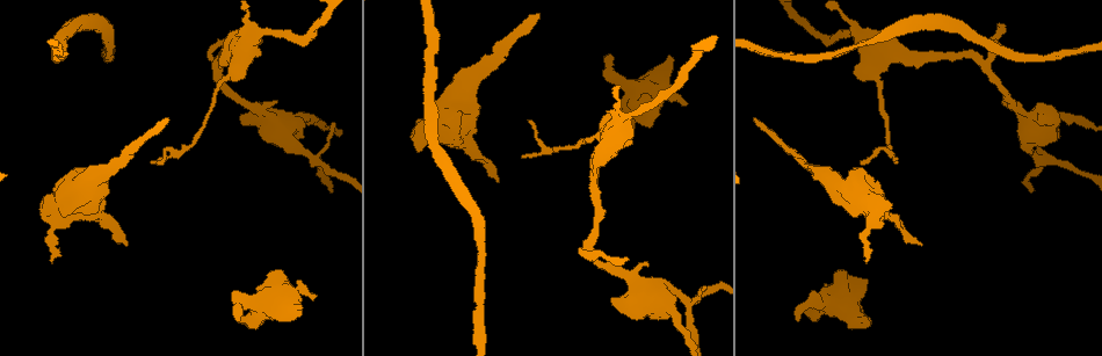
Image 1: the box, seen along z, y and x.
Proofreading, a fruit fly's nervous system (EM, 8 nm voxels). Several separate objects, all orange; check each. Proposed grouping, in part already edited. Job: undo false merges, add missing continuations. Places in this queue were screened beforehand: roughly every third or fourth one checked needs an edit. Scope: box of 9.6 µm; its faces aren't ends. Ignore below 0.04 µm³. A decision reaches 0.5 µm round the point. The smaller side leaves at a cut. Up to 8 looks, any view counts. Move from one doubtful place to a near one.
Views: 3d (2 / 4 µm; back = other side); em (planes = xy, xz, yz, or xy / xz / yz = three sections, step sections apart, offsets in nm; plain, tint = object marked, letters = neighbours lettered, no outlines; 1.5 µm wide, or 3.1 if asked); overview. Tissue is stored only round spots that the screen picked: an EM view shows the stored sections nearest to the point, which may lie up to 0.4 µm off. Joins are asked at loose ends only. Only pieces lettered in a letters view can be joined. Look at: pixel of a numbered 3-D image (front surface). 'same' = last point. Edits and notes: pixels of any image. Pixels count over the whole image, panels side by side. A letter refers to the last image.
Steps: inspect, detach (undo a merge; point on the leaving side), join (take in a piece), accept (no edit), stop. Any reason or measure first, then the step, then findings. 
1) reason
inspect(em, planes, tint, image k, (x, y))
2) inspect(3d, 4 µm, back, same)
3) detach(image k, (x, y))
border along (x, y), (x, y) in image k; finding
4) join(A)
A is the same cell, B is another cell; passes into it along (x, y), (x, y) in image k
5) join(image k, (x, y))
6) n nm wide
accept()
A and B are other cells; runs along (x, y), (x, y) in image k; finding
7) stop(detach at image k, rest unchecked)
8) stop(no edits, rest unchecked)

branch stops here
inspect(3d, 2 µm, image 1, (867, 263))

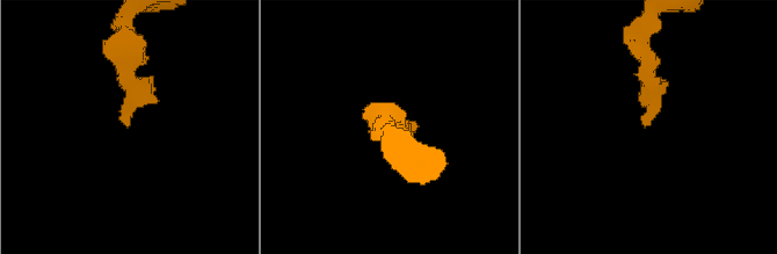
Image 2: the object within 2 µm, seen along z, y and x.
inspect(em, xz, step 8, tint, image 2, (130, 123))

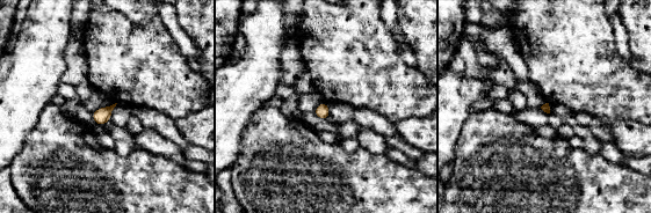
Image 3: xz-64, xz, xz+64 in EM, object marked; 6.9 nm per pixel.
another direction
inspect(em, planes, letters, same)

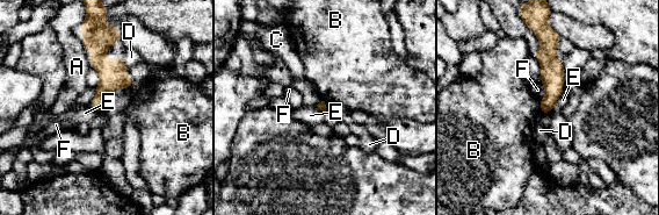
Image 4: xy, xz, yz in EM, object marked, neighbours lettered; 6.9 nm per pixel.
accept()
A, B, C, D, E and F are other cells; border along (88, 104), (101, 114) in image 4; no lettered piece goes on from it

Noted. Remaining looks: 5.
free end
inspect(3d, 2 µm, image 1, (242, 319))

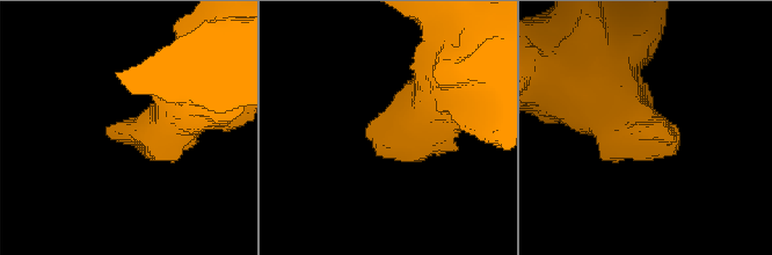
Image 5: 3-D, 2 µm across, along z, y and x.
need the tissue
inspect(em, xy, step 4, tint, image 5, (372, 138))

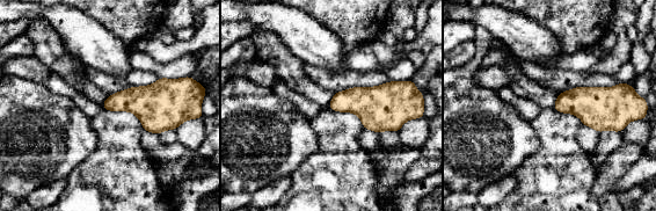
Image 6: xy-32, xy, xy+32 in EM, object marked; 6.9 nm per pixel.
inspect(em, planes, letters, same)

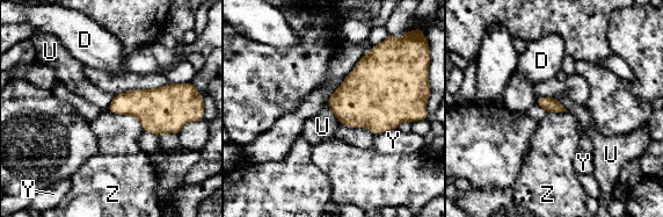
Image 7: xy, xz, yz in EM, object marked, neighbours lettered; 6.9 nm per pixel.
Z touches over 300 nm
accept()
D, U, Y and Z are other cells; no lettered piece goes on from it

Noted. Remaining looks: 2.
tapers out
inspect(3d, 2 µm, image 1, (624, 259))

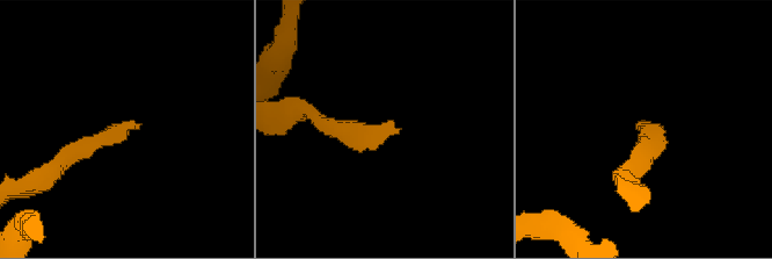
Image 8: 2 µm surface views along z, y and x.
inspect(em, planes, letters, image 8, (637, 124))

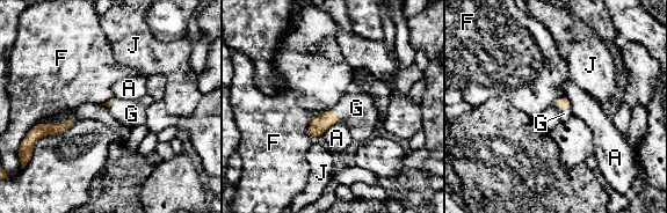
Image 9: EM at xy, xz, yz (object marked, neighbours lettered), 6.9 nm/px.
join(G)
G is the same cell, A, F and J are other cells; passes into it along (563, 102), (563, 107), (564, 114) in image 9; it goes on there

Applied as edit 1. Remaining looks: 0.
stop(join at image 9, rest unchecked)

